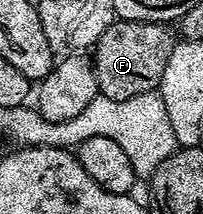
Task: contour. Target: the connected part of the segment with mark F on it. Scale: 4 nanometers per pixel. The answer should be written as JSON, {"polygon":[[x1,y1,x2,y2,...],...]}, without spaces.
{"polygon":[[119,20,111,24,93,49,95,73,99,90,111,100,128,100,150,92,160,83,167,56,173,47,173,39,159,22]]}

